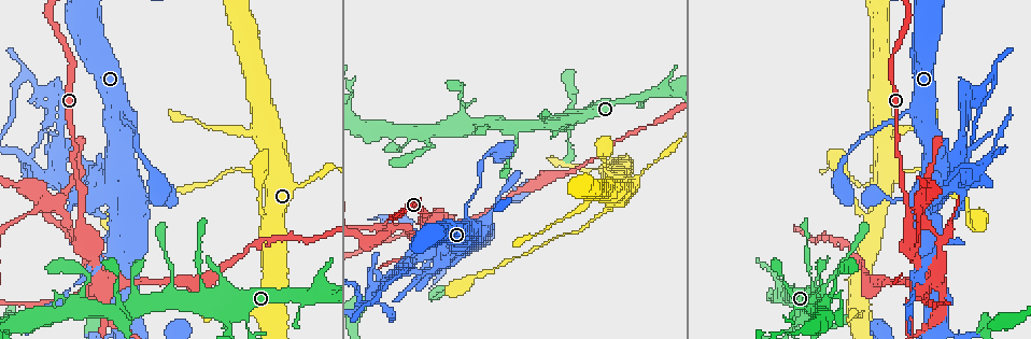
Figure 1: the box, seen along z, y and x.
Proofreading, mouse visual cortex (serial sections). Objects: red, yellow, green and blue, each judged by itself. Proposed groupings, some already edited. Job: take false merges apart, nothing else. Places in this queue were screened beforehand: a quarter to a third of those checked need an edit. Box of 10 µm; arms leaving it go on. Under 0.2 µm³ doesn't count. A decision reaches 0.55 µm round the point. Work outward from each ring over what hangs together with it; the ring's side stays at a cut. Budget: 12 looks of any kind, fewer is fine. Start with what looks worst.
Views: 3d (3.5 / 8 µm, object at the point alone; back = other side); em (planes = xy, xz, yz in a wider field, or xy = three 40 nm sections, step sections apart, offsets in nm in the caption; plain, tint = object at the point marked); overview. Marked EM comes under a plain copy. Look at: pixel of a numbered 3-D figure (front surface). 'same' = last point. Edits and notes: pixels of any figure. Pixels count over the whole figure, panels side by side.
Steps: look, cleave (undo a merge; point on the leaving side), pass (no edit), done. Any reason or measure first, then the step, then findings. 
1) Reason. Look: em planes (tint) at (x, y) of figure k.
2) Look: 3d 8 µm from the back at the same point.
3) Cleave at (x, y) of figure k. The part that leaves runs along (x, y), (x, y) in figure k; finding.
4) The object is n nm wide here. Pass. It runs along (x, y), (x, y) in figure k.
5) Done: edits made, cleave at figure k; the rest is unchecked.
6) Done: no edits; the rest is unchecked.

Three-way junction. Look: 3d 3.5 µm at (609, 209) of figure 1.

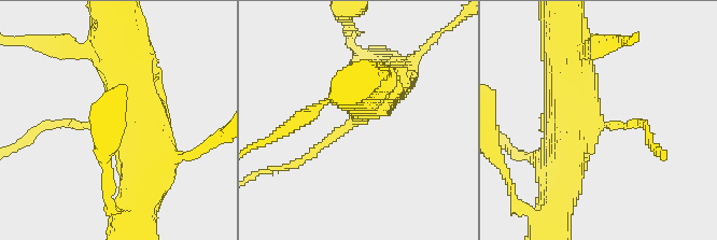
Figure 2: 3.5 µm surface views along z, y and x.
3 arms meet here; the arms are 100, 600, 600 nm wide. Look: em xy step 1 (tint) at (598, 128) of figure 2.

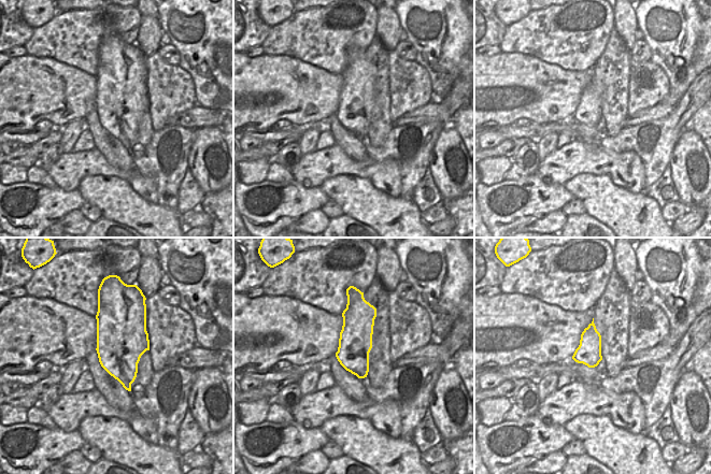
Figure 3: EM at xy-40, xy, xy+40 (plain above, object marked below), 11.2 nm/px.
The object is 380 nm wide here. Pass. It runs along (392, 82), (360, 115), (296, 161) in figure 2; one cell here.

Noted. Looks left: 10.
Calibre changes. Look: 3d 3.5 µm at (104, 278) of figure 1.

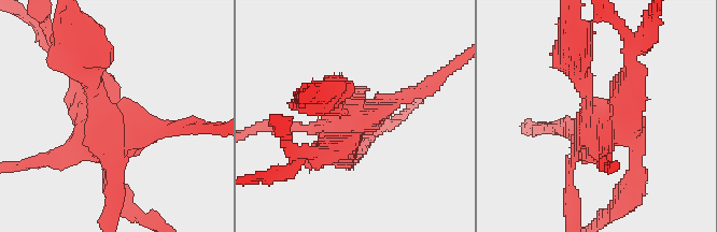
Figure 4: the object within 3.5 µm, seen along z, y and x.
Look: em planes (tint) at (113, 120) of figure 4.

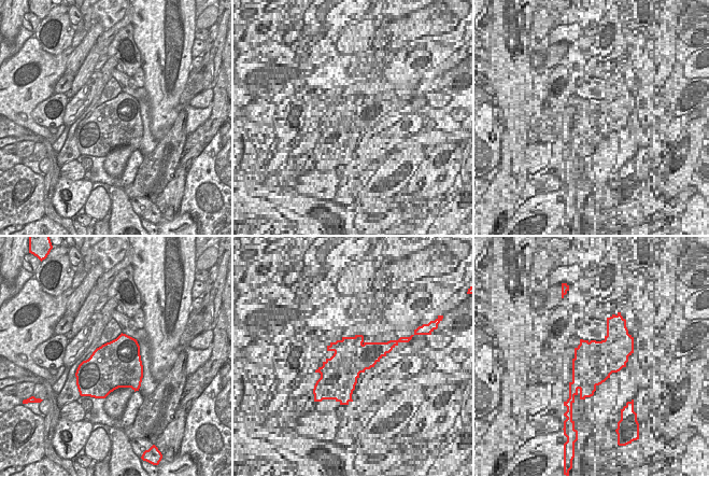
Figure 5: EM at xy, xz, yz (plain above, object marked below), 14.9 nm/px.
Cleave at (366, 139) of figure 4. The part that leaves runs along (353, 117), (342, 145), (310, 153) in figure 4; two cells meet here.

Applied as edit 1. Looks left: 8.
Thin arm on a thick one. Look: 3d 3.5 µm from the back at (122, 108) of figure 1.

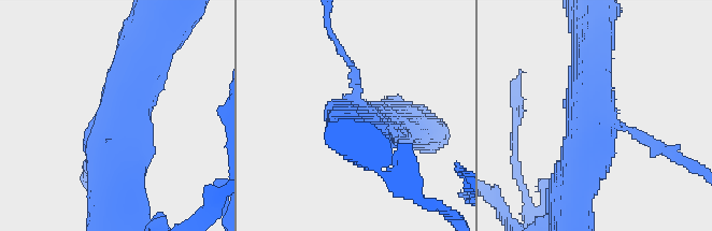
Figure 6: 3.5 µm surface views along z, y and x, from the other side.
Need the tissue. Look: em xy step 3 (tint) at (353, 107) of figure 6.

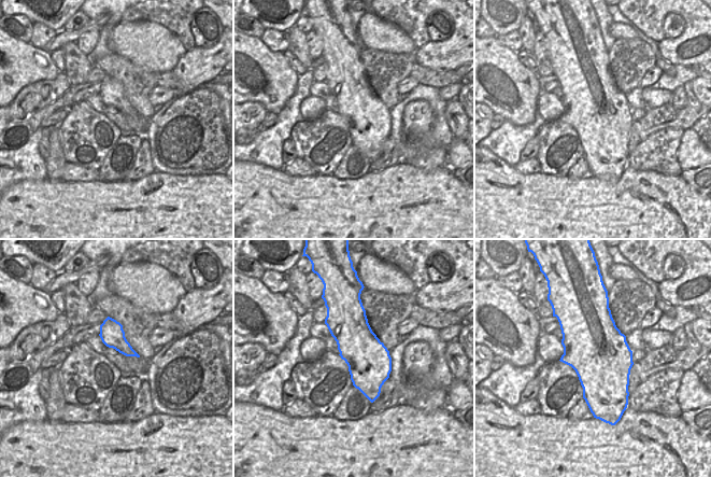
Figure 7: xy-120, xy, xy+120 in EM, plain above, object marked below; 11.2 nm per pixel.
3 arms meet here. Pass. It runs along (138, 60), (122, 102), (115, 182) in figure 6; one cell here.

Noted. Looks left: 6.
Thick turns thin. Look: 3d 8 µm at (958, 140) of figure 1.

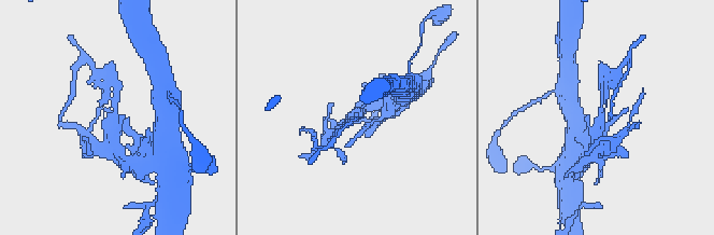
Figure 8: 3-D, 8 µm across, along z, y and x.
Look: em xy step 1 (tint) at the same point.

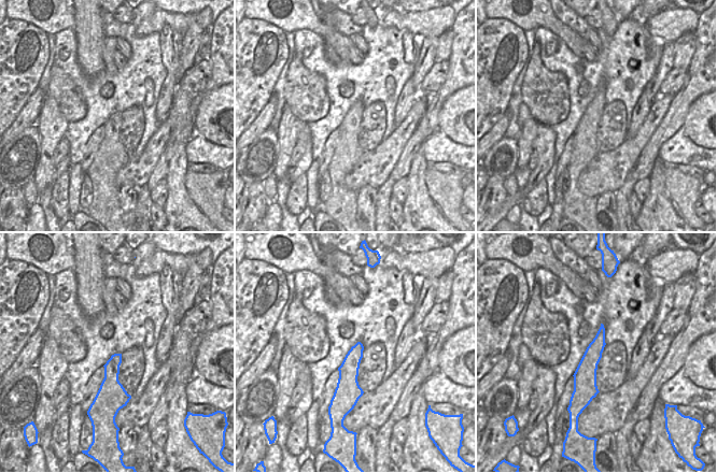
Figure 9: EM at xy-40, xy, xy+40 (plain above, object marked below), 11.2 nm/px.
Pass. It runs along (594, 148), (602, 87) in figure 8; one cell here.

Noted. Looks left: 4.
Abrupt turn. Look: 3d 3.5 µm at (24, 77) of figure 1.

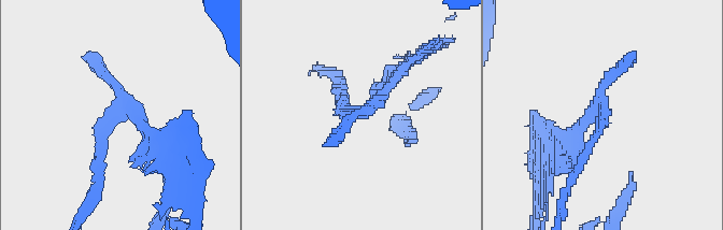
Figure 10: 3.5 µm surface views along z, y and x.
Look: em xy step 1 (tint) at (119, 110) of figure 10.

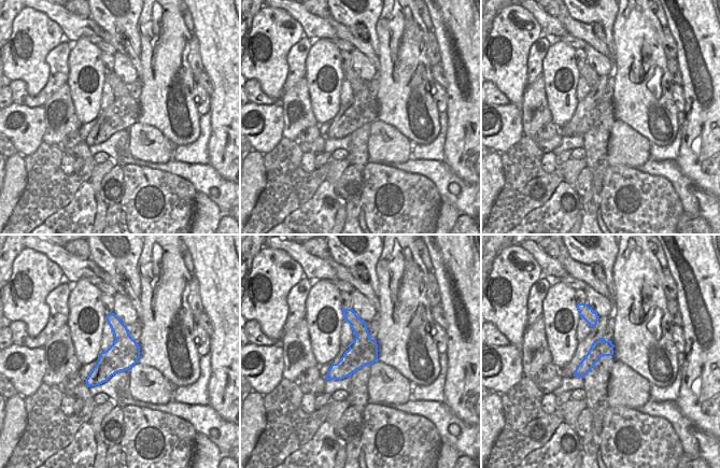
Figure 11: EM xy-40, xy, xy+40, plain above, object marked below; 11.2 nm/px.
Pass. One cell here.

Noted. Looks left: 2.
Done: edits made, cleave at figure 4; the rest is unchecked.

